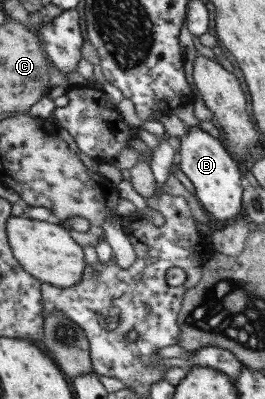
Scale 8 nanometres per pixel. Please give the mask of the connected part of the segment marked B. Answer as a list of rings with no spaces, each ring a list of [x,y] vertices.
[[[194,124],[189,125],[189,131],[181,138],[179,154],[181,157],[179,167],[194,185],[198,201],[201,202],[202,208],[212,216],[212,220],[219,225],[224,221],[235,219],[243,211],[243,175],[239,171],[239,165],[231,157],[231,153],[225,149],[225,145],[218,138],[203,131],[200,125]]]

